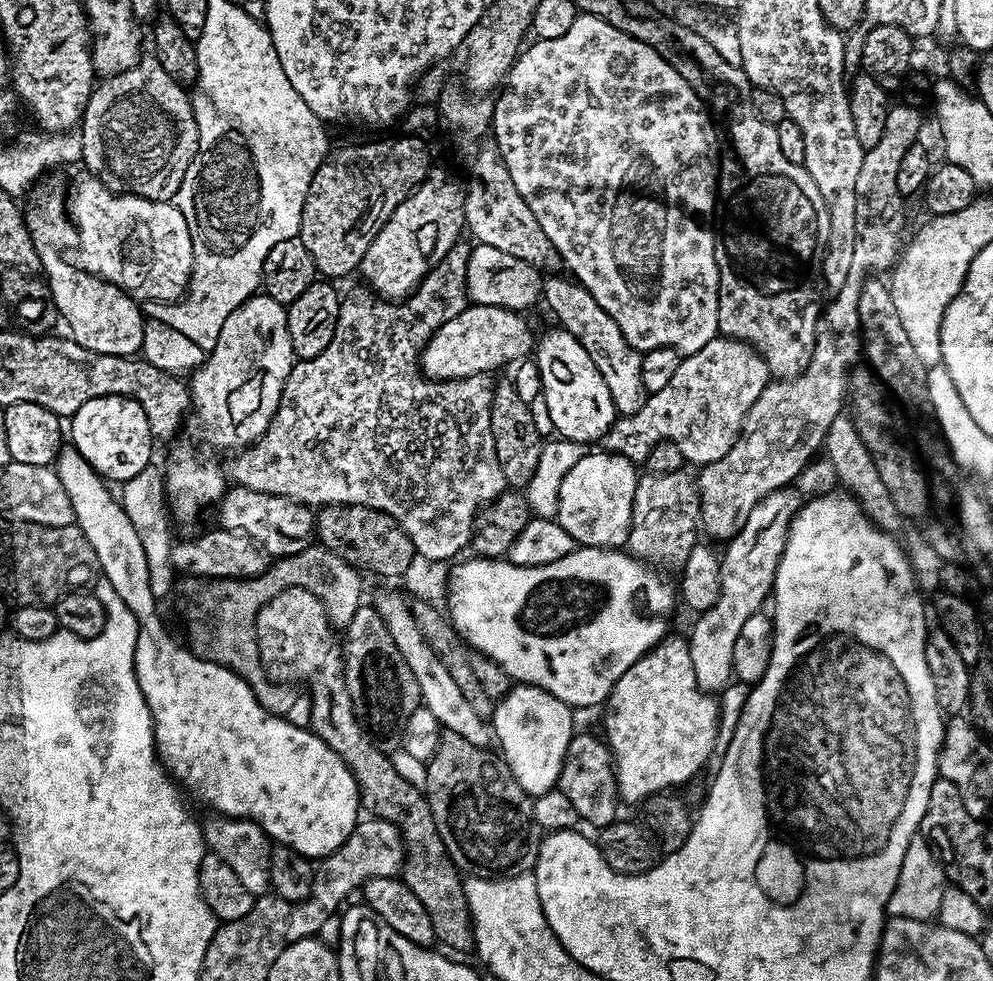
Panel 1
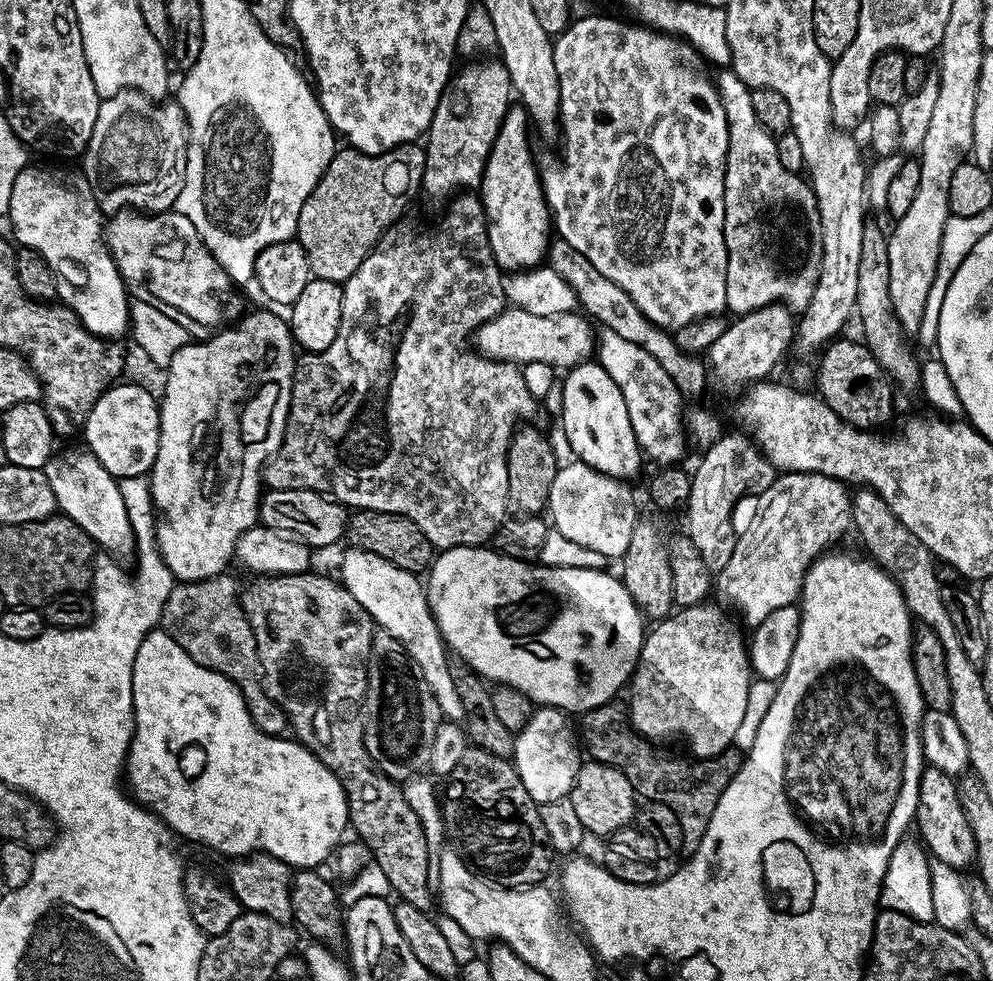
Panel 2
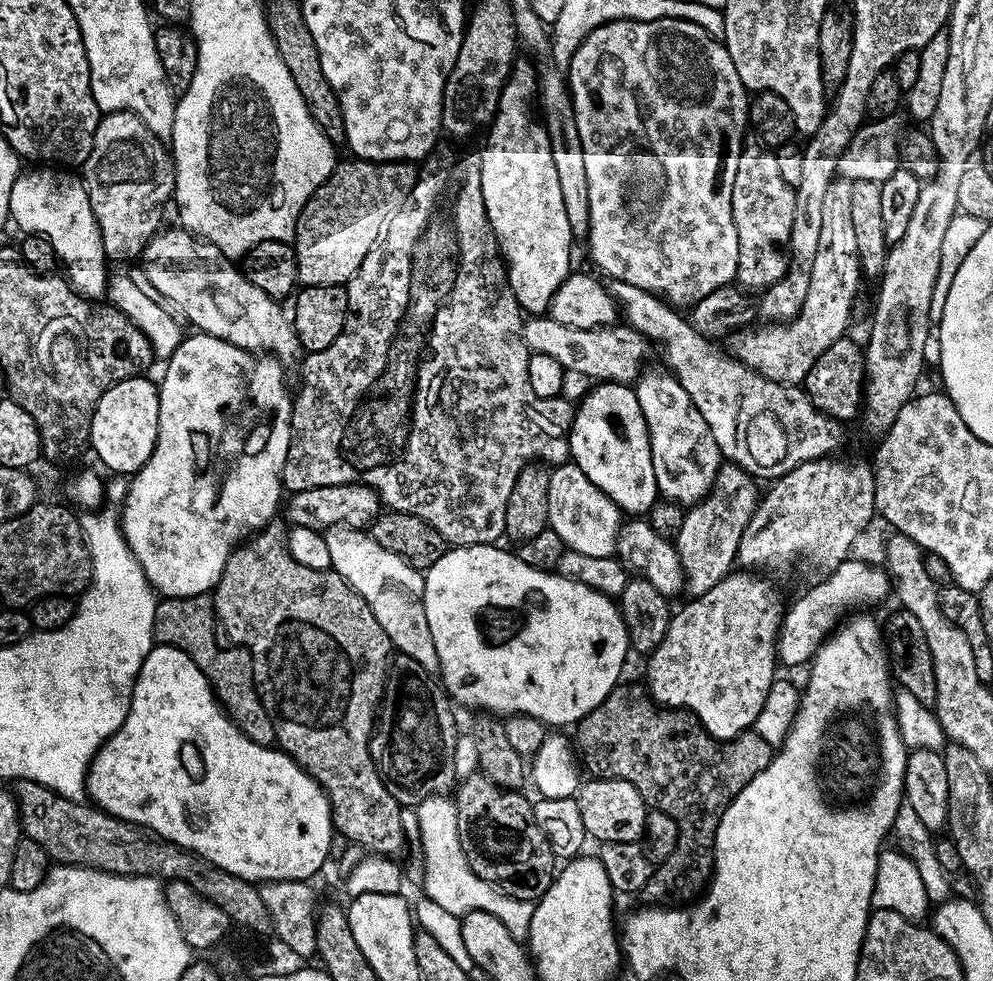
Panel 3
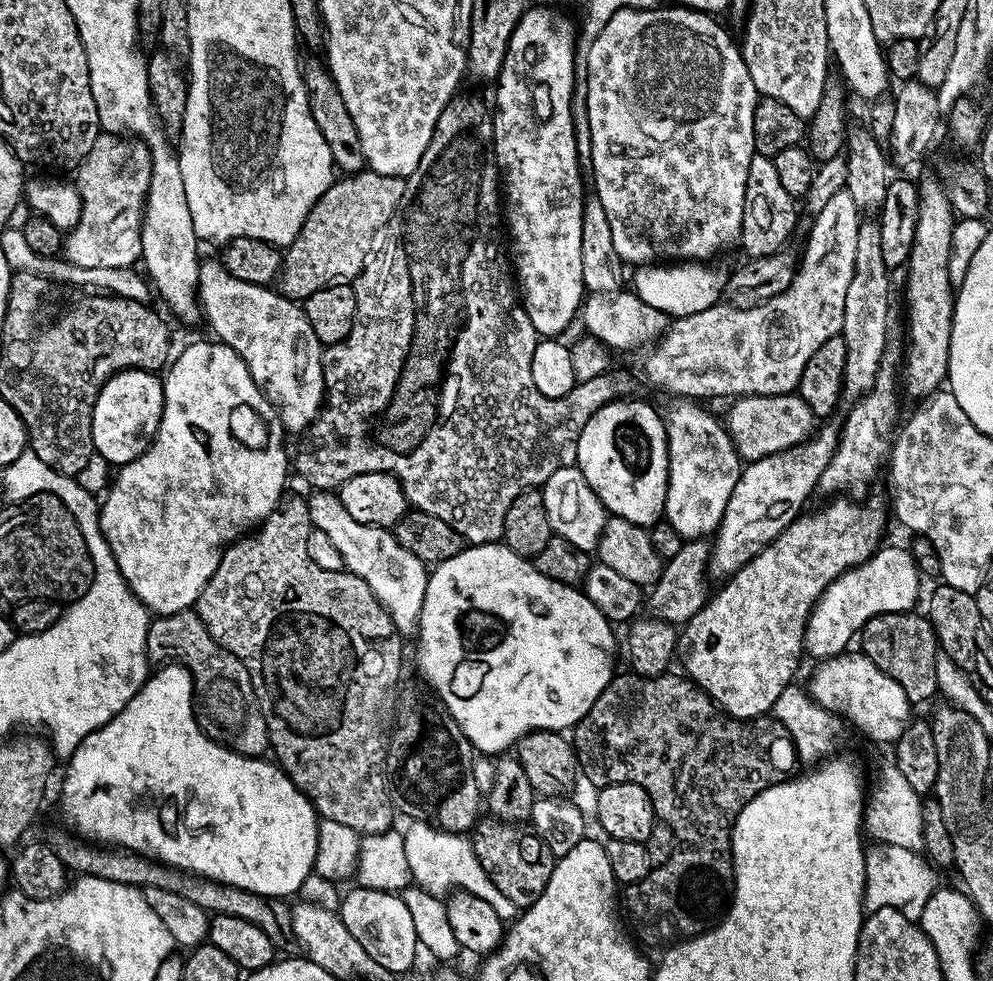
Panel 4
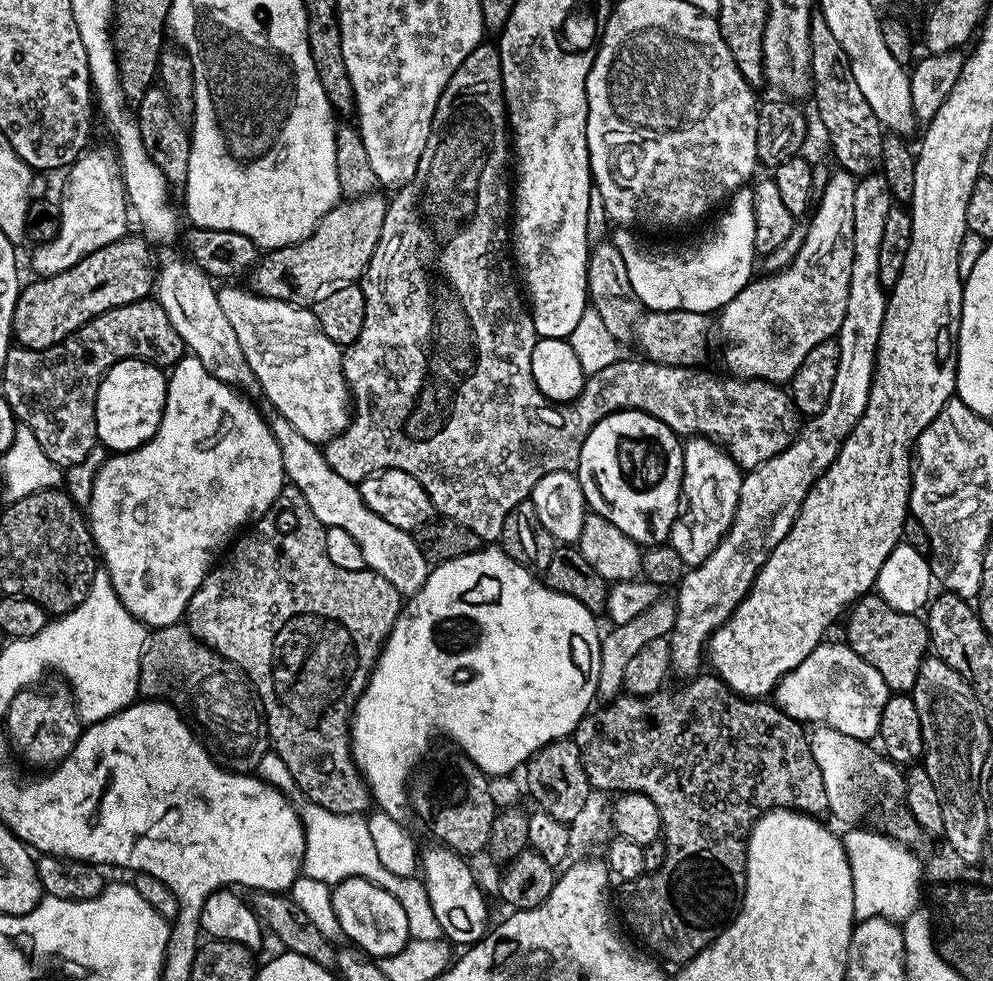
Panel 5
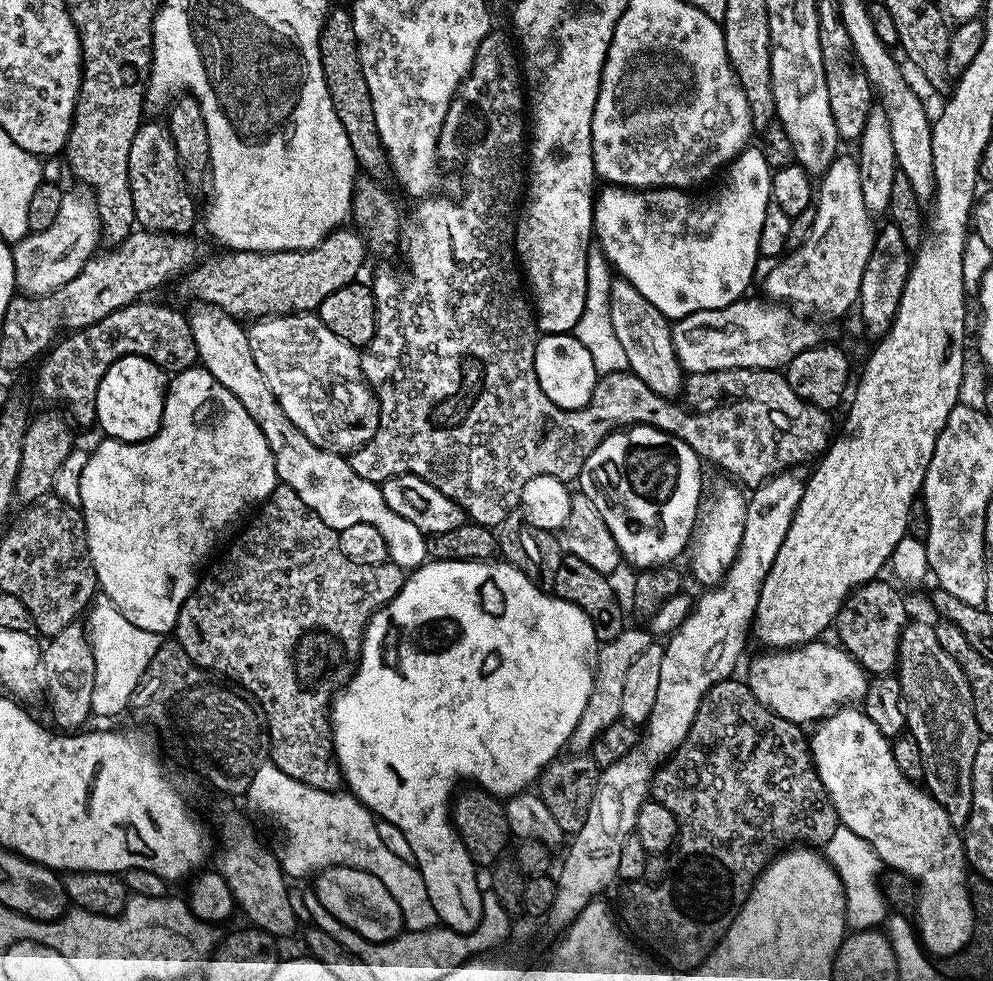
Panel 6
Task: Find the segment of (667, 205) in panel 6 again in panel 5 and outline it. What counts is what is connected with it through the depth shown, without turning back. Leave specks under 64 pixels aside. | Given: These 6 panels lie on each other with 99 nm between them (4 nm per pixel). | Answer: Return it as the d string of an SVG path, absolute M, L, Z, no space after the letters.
M748 186L733 192L726 204L728 212L721 211L721 216L713 222L712 228L705 230L700 244L692 244L689 248L672 248L669 252L660 248L655 252L638 237L631 236L628 233L631 231L613 231L610 242L618 254L622 254L622 262L626 262L631 295L645 309L654 312L686 310L705 314L719 313L754 276L752 263L757 263L758 253L754 242L756 219L752 193L753 189Z

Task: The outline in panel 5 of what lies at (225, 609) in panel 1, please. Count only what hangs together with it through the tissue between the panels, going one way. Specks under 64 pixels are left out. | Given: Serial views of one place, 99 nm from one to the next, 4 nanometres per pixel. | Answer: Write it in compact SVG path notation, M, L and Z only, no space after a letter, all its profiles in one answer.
M177 622L149 631L148 641L144 643L144 653L140 659L138 686L141 697L163 700L179 710L181 716L202 737L204 749L220 767L227 768L229 772L255 773L263 756L270 752L268 722L261 711L260 696L253 688L251 680L237 664L222 658L201 640L194 638L187 623Z

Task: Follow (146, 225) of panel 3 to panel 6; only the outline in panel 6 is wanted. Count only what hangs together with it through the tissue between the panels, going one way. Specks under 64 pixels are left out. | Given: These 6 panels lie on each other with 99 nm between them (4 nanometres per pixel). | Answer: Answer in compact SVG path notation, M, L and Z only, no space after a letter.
M71 190L65 191L62 210L58 210L54 226L46 226L46 230L41 232L29 232L18 243L11 245L14 278L17 289L23 295L49 296L54 290L66 286L66 282L80 273L82 266L97 251L96 243L102 240L100 220L96 216L95 203L84 196L75 196Z

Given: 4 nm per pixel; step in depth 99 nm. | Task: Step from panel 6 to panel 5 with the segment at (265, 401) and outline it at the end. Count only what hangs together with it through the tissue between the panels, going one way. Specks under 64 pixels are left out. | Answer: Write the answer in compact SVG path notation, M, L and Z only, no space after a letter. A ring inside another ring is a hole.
M176 256L161 263L156 273L154 296L162 310L166 310L166 318L170 318L174 330L178 330L185 349L199 358L219 380L241 389L257 387L254 374L242 354L242 346L238 346L238 334L234 334L234 326L230 326L226 314L222 314L217 285L195 260ZM272 414L267 417L267 421L282 450L284 475L294 487L302 490L306 502L310 502L310 510L314 510L317 518L328 528L346 530L346 534L350 534L354 538L354 542L358 542L365 565L371 571L382 574L382 578L386 578L386 582L390 582L390 586L394 586L394 590L398 590L401 597L410 598L415 594L426 582L430 571L428 559L422 554L420 547L416 545L415 535L411 531L404 531L397 526L392 526L389 522L383 521L373 510L368 509L359 487L353 481L342 478L342 474L334 474L334 470L330 470L330 466L326 462L323 451L306 438L302 438L302 434L298 434L298 430L294 430L294 426L290 426L290 422L286 422L286 418Z

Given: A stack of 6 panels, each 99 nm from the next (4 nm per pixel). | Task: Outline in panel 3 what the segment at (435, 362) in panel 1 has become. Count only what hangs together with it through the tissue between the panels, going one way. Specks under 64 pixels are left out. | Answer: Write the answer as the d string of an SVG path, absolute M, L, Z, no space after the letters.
M534 316L525 321L522 333L525 347L532 352L548 354L569 373L576 373L596 382L615 382L631 385L641 375L640 363L650 347L640 332L629 326L606 328L568 327L551 316Z

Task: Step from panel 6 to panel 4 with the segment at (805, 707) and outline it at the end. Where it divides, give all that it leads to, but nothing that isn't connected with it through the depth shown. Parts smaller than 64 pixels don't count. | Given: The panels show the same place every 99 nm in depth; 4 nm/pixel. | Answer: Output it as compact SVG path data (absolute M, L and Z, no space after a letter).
M852 651L819 661L815 665L816 673L813 674L812 681L806 684L807 691L826 711L833 714L844 712L843 719L848 719L858 731L865 732L874 743L895 745L897 738L910 723L913 705L908 703L906 690L902 690L902 686L898 686L894 678L878 670L878 666L874 666L874 662L870 662L863 651Z

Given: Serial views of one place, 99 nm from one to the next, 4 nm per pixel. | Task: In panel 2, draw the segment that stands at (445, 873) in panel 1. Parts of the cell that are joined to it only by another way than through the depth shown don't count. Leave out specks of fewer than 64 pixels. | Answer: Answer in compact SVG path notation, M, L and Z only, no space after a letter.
M315 570L289 576L261 576L240 593L240 605L256 635L258 668L266 694L288 716L291 735L308 748L340 780L348 803L351 831L364 843L384 880L400 900L428 912L434 904L427 881L427 844L422 822L403 797L403 787L372 763L364 745L364 695L368 681L368 655L374 621L368 611L346 590L339 579L319 576Z

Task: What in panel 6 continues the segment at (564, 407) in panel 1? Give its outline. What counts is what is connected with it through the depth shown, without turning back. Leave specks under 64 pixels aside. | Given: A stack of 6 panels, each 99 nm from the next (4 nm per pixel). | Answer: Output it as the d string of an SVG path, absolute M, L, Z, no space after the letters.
M634 424L631 428L611 432L596 447L594 454L586 458L578 477L578 488L586 494L586 498L590 498L590 502L594 502L598 514L602 514L602 522L610 526L610 534L614 534L614 542L627 563L629 560L637 564L635 567L640 570L659 568L676 562L692 536L692 527L697 527L702 512L700 491L704 488L700 467L700 457L690 446L686 446L686 442L657 428Z

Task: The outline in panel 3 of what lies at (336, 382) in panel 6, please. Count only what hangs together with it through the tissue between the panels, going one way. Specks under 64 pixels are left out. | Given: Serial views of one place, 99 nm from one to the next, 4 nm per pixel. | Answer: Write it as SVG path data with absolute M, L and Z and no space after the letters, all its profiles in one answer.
M175 227L169 232L167 230L157 232L144 247L142 253L144 276L152 283L151 291L167 301L181 317L184 315L190 323L197 324L195 327L208 336L222 338L234 346L245 348L247 352L275 354L280 358L296 355L299 357L302 352L300 339L296 336L296 328L292 325L289 313L285 309L284 312L280 309L281 301L272 300L266 294L262 294L262 290L258 290L258 286L254 286L254 282L250 282L237 265L235 268L232 265L235 263L224 256L222 250L218 250L218 246L193 236L183 227Z

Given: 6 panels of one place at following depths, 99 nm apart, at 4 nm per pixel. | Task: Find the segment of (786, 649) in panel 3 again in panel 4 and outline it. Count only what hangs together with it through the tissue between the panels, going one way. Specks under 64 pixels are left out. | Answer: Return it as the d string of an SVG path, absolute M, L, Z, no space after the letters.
M881 546L876 549L876 553L867 560L864 564L859 564L857 568L851 568L848 572L842 573L840 577L837 578L833 584L831 584L828 589L825 590L822 595L820 595L820 601L815 604L812 608L811 614L808 615L808 625L804 627L804 650L805 653L810 657L813 656L813 661L819 662L821 660L828 660L832 656L841 655L849 647L848 644L857 639L858 633L866 626L866 622L870 622L870 618L874 618L878 614L882 614L883 612L911 612L913 609L917 607L916 599L920 596L920 572L916 569L916 560L911 556L910 553L907 552L904 548L887 548L887 546Z

